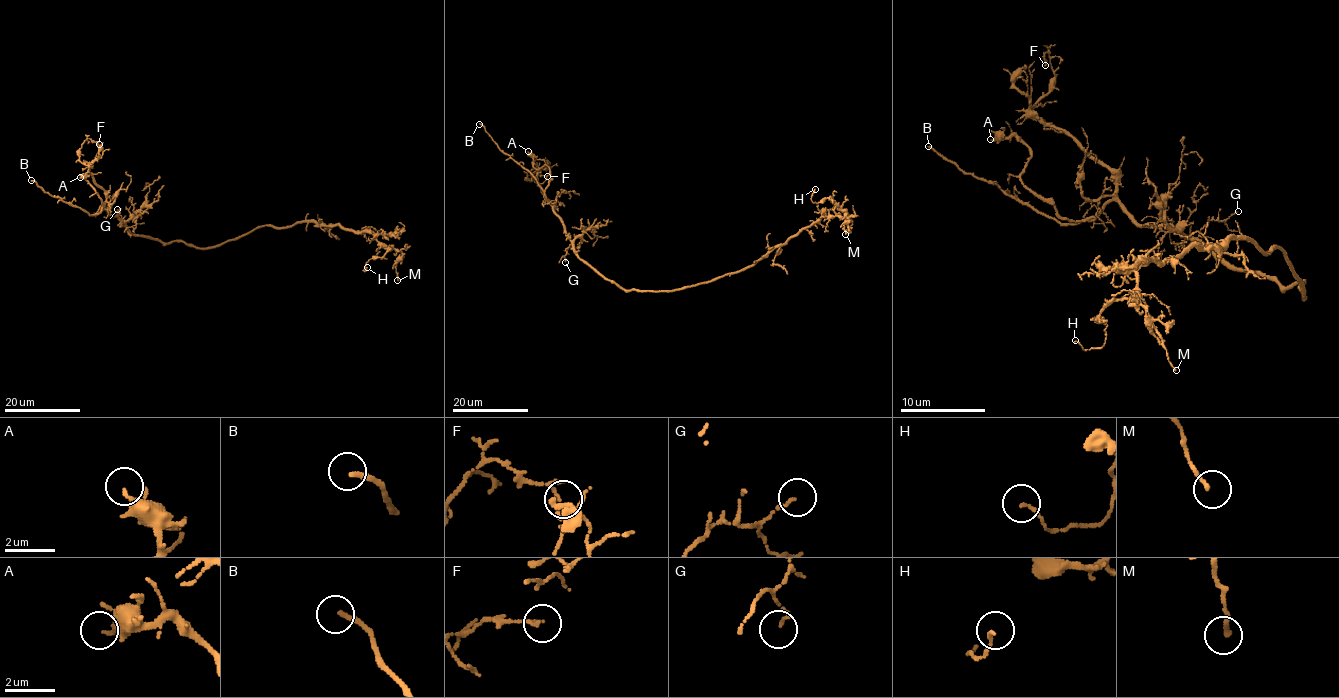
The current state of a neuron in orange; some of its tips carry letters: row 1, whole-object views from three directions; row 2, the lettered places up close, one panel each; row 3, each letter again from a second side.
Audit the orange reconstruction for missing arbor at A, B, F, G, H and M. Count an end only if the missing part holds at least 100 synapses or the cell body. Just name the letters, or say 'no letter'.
B

